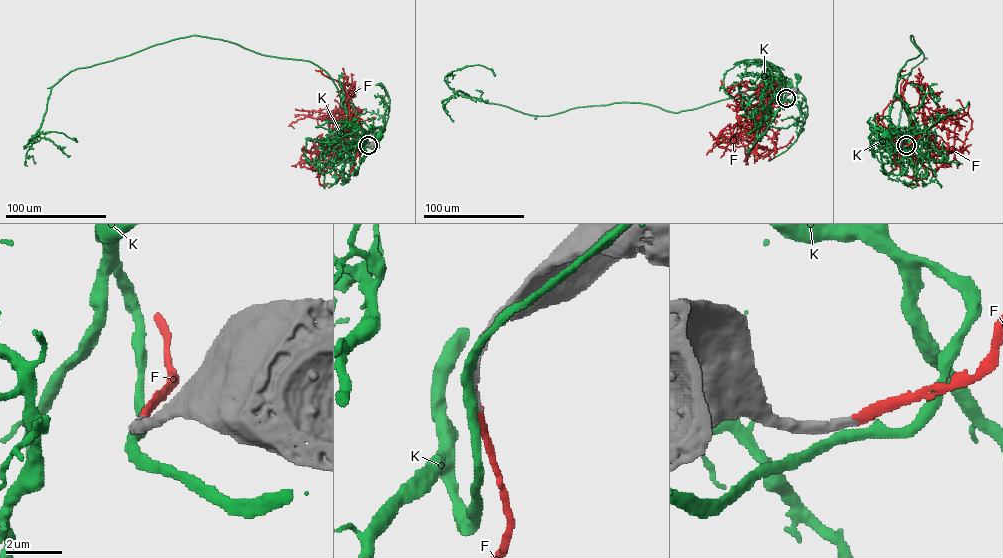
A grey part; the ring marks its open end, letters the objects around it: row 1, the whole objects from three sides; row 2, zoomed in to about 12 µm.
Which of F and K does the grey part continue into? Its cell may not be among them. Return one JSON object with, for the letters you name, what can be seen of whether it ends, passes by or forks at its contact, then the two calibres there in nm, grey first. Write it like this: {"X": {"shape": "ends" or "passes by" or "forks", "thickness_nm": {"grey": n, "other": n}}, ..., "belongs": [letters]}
{"F": {"shape": "ends", "thickness_nm": {"grey": 320, "other": 320}}, "belongs": ["F"]}

